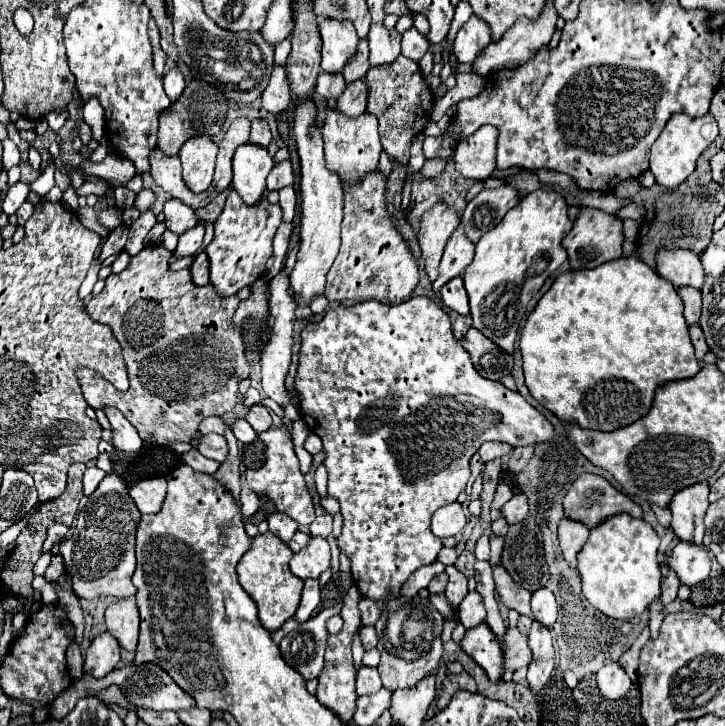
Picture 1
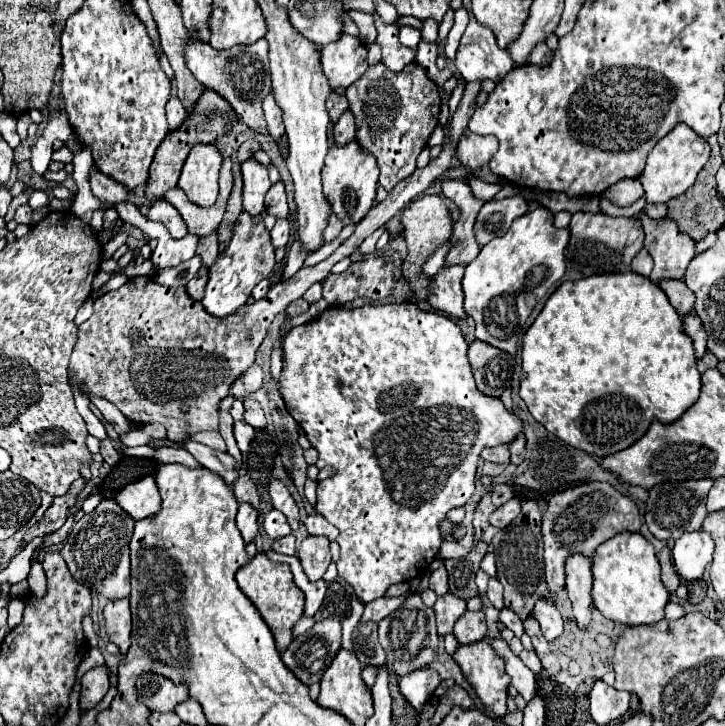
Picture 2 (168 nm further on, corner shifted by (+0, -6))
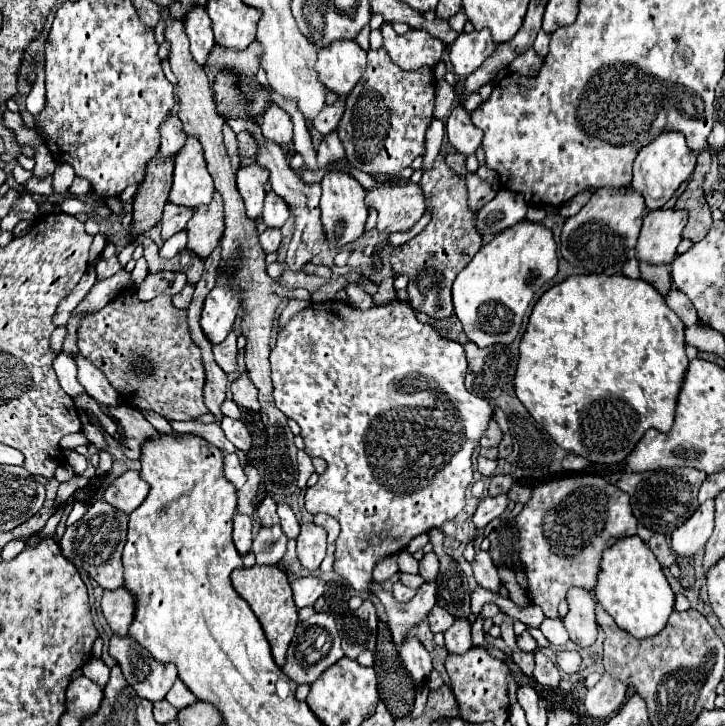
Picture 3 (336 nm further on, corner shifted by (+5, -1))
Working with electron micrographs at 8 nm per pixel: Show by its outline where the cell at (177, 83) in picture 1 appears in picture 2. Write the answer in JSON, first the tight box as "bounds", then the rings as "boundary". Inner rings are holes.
{"bounds":[167,96,187,130],"boundary":[[[171,96],[167,102],[167,122],[169,122],[169,130],[175,130],[181,126],[181,122],[185,120],[187,110],[183,108],[183,104],[179,102],[177,96]]]}

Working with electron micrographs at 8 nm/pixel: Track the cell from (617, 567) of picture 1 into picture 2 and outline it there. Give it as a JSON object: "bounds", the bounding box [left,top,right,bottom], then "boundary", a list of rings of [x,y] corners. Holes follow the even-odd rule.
{"bounds":[593,532,669,626],"boundary":[[[623,532],[603,542],[593,558],[593,606],[611,622],[625,626],[653,624],[663,620],[663,608],[669,600],[659,574],[655,548],[639,532]]]}

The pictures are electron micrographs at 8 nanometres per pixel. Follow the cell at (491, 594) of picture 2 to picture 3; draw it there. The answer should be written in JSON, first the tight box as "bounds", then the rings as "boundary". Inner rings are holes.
{"bounds":[472,617,486,647],"boundary":[[[478,617],[472,625],[472,645],[474,647],[484,647],[486,639],[484,639],[484,629],[482,629],[482,617]]]}

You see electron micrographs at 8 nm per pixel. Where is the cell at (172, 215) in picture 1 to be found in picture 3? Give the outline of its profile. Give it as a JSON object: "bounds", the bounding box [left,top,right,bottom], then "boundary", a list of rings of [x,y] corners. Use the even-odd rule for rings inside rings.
{"bounds":[162,203,194,239],"boundary":[[[166,203],[164,207],[164,215],[162,215],[162,239],[170,239],[174,233],[186,229],[190,217],[192,217],[194,209],[186,209],[186,207],[178,207],[178,205],[172,205],[172,203]]]}

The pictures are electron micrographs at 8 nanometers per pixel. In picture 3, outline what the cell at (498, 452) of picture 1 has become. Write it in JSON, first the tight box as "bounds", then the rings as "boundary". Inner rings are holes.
{"bounds":[480,421,502,447],"boundary":[[[490,421],[488,429],[484,431],[484,435],[480,439],[480,445],[482,447],[496,447],[500,441],[502,441],[502,431],[500,431],[500,427],[498,427],[496,421]]]}

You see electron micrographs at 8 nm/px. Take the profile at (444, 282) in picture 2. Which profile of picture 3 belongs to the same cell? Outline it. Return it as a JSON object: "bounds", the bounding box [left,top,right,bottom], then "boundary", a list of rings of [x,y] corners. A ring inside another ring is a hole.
{"bounds":[390,151,482,319],"boundary":[[[442,151],[436,155],[430,169],[422,169],[420,187],[432,219],[414,239],[392,251],[390,265],[394,275],[408,277],[408,303],[414,311],[426,313],[434,319],[448,319],[454,311],[452,283],[480,251],[482,237],[476,231],[476,213],[468,209],[468,191],[464,179],[446,165]]]}

